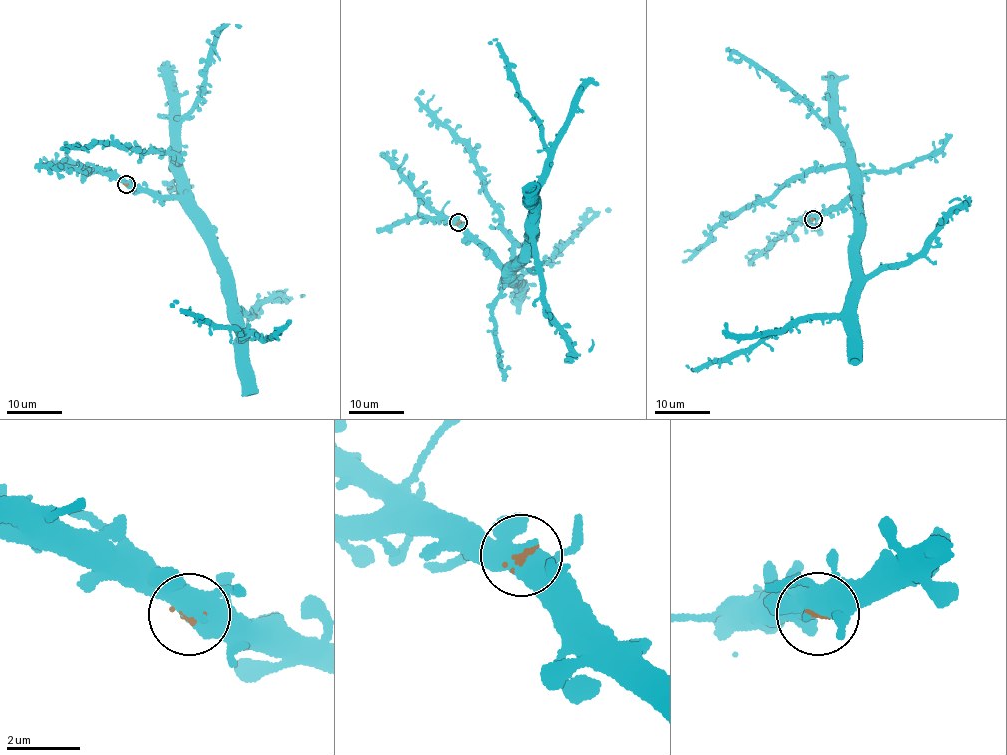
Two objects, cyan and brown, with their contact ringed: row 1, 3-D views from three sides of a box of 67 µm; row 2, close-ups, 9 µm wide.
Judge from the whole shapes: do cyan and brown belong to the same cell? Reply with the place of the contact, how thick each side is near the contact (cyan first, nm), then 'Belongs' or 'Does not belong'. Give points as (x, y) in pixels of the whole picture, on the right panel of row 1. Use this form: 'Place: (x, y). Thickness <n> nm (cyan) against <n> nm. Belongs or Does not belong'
Place: (813, 219). Thickness 460 nm (cyan) against 110 nm. Belongs

